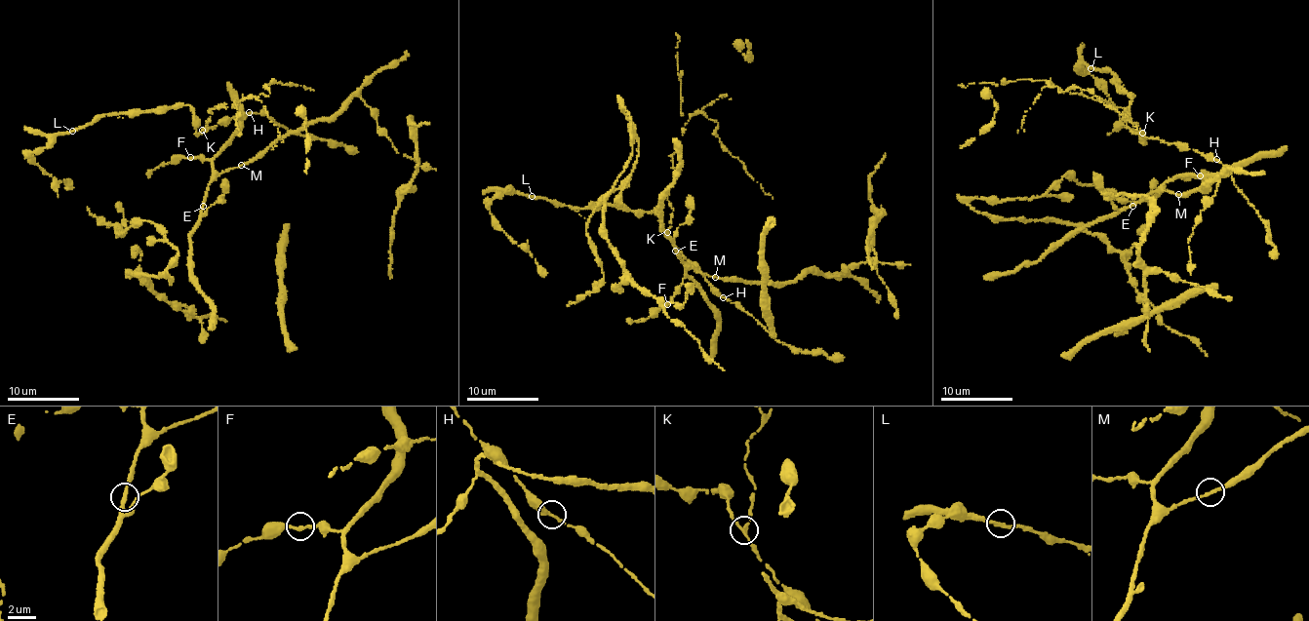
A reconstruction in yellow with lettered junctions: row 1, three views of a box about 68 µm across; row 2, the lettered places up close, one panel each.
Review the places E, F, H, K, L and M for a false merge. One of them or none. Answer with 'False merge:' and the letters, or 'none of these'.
False merge: K

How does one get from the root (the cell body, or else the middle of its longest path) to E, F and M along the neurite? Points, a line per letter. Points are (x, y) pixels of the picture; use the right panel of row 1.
E: (1077, 229), (1108, 218), (1132, 206)
F: (1077, 229), (1116, 215), (1170, 180), (1200, 175)
M: (1077, 229), (1116, 215), (1155, 191), (1178, 194)

